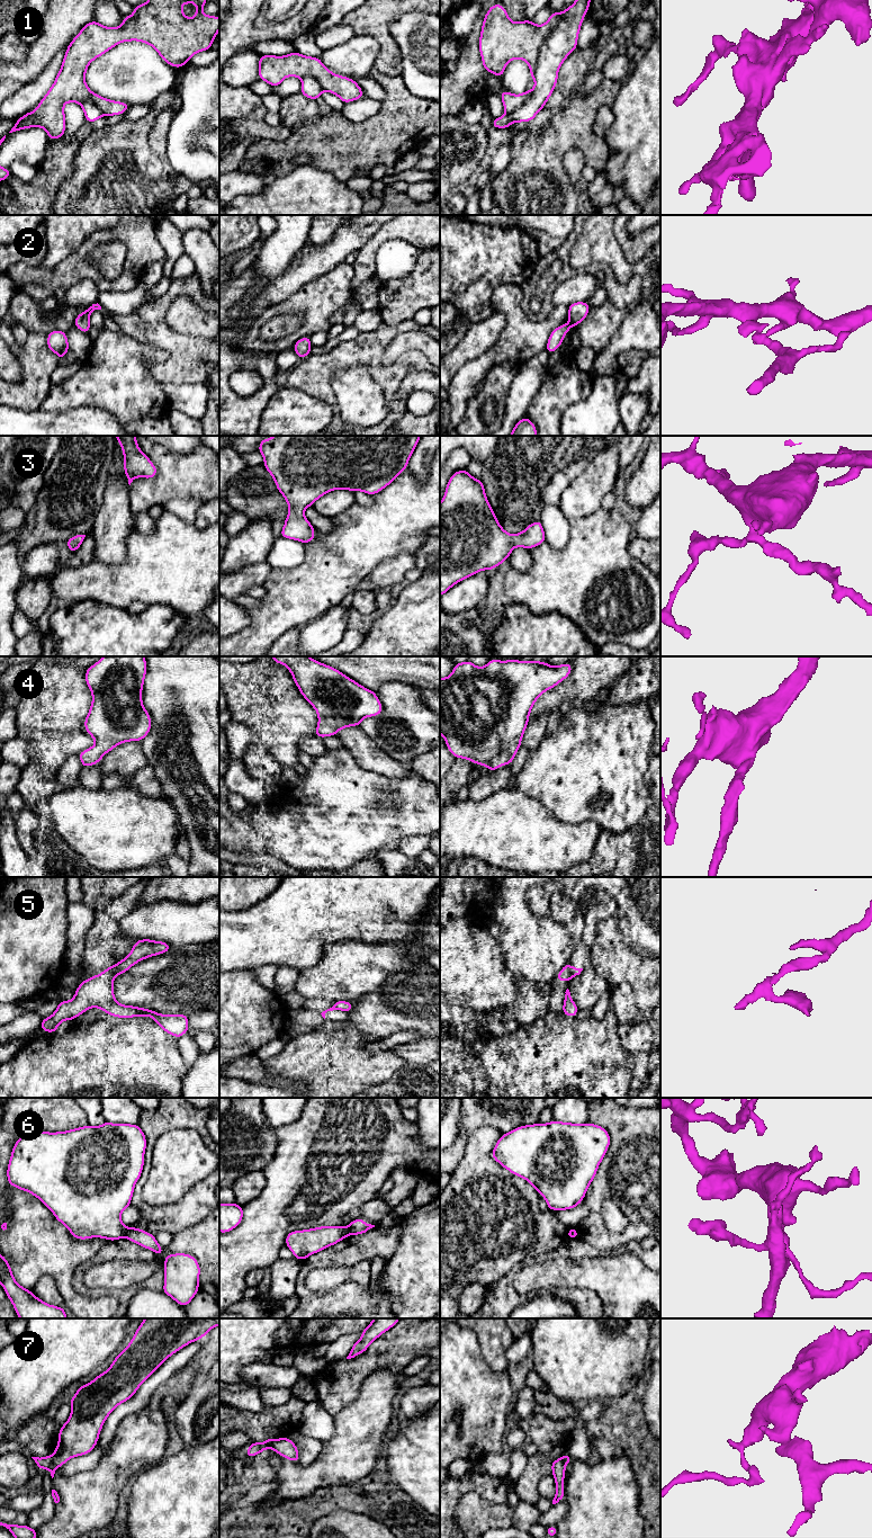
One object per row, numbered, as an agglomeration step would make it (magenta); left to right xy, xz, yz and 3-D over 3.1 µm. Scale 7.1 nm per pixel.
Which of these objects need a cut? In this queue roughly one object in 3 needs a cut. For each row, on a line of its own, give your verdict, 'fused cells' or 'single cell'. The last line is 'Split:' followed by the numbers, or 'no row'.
1: fused cells
2: single cell
3: single cell
4: single cell
5: fused cells
6: fused cells
7: fused cells
Split: 1, 5, 6, 7

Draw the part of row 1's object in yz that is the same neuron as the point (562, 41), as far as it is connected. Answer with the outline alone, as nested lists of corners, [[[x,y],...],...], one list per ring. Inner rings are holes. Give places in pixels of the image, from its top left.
[[[575,0],[565,9],[559,24],[547,36],[534,69],[534,88],[525,102],[511,114],[493,118],[495,128],[509,128],[512,123],[531,122],[545,107],[556,88],[558,70],[577,48],[578,33],[591,0]]]

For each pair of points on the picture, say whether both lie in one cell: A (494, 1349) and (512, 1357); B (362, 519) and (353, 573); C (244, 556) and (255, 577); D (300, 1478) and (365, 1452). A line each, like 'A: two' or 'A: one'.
A: two
B: one
C: two
D: one

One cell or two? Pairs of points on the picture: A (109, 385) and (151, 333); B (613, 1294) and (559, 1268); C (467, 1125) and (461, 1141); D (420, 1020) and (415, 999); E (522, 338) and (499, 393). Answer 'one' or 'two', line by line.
A: two
B: one
C: one
D: one
E: two

